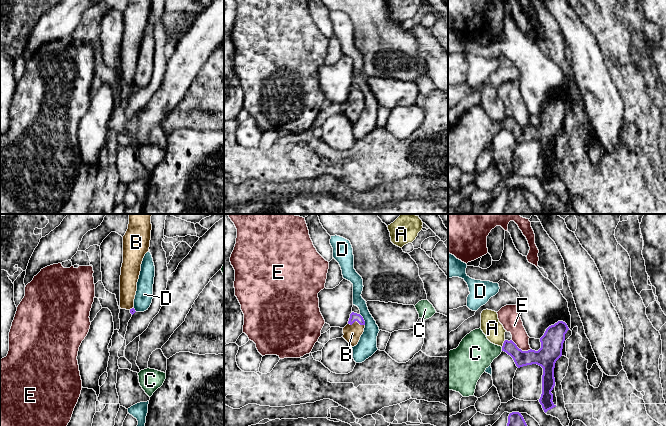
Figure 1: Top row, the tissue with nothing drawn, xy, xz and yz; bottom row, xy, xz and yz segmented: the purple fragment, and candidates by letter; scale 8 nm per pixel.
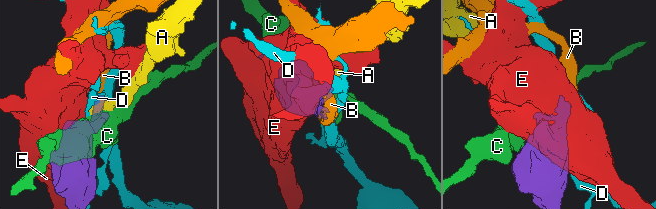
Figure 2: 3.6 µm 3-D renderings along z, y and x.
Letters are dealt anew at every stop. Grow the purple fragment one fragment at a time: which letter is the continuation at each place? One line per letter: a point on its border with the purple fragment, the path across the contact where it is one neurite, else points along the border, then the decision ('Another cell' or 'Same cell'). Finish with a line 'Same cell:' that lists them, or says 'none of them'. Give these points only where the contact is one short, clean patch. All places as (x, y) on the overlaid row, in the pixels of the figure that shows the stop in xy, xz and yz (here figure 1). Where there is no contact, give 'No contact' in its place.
A: Touches purple at yz (503, 343). Another cell
B: Touches purple at xz (356, 320). Path across: xz (354, 317), (356, 320), (352, 333). Same cell
C: Touches purple at yz (502, 349). Another cell
D: Touches purple at xz (363, 319). Another cell
E: Touches purple at yz (520, 349). Another cell
Same cell: B

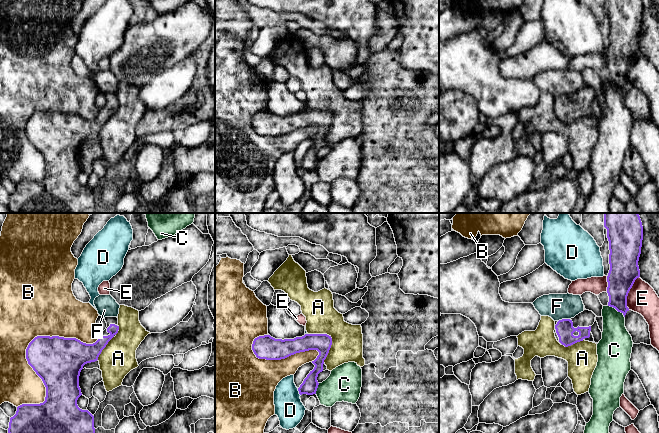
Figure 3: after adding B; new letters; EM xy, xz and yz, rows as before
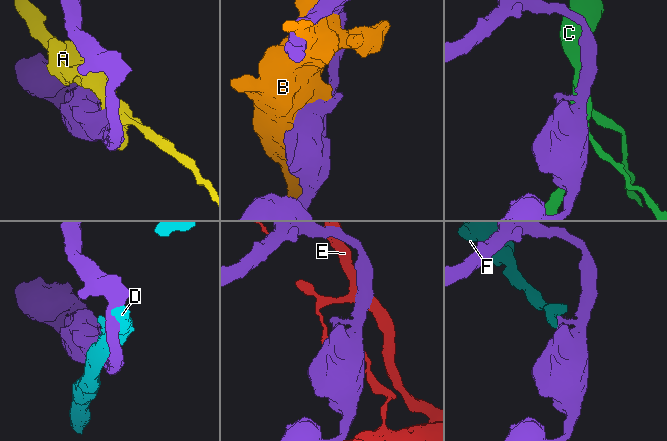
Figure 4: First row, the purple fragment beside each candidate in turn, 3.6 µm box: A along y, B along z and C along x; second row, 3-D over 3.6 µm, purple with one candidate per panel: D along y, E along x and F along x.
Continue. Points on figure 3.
A: Touches purple at xz (331, 339). Another cell
B: Touches purple at xy (26, 350). Another cell
C: Touches purple at yz (616, 309). Another cell
D: Touches purple at xz (299, 392). Another cell
E: Touches purple at yz (628, 292). Another cell
F: Touches purple at yz (563, 319). Another cell
Same cell: none of them

